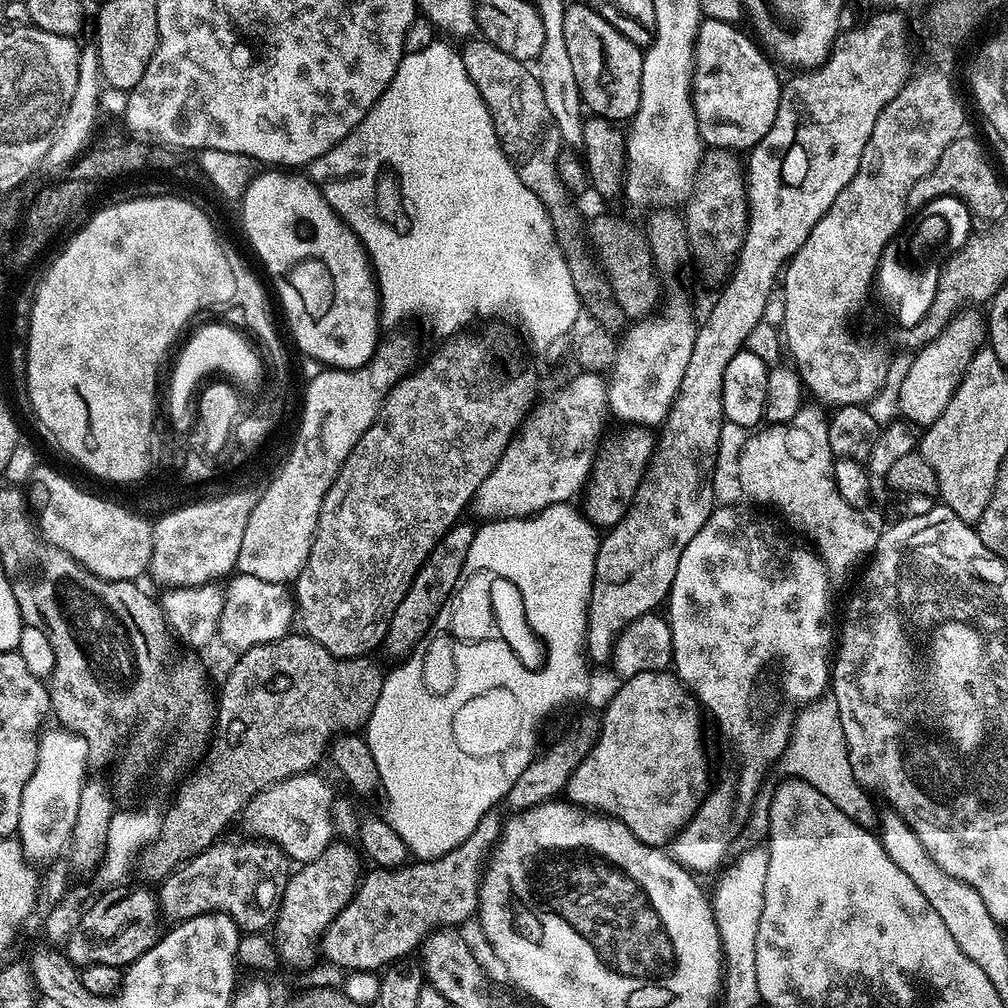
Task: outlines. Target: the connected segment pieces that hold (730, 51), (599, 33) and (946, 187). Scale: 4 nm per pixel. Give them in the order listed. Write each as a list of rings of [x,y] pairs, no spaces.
[[[701,19],[696,35],[696,66],[692,71],[692,105],[700,127],[700,139],[709,149],[731,150],[736,154],[744,154],[758,142],[762,142],[762,138],[770,134],[770,126],[774,126],[782,76],[776,73],[775,66],[760,53],[759,46],[738,29],[736,24]]]
[[[584,2],[567,5],[562,27],[583,107],[591,115],[606,120],[631,121],[642,98],[644,54],[641,45],[630,42],[630,38],[614,30],[614,26],[610,26],[610,22],[602,18],[602,14],[598,14]]]
[[[968,134],[957,136],[954,142],[950,142],[950,146],[946,146],[946,150],[942,150],[942,158],[938,158],[938,166],[934,166],[930,174],[918,178],[918,182],[914,182],[914,186],[908,188],[906,203],[909,209],[922,210],[931,200],[939,196],[957,196],[972,210],[994,203],[996,195],[1000,192],[1002,180],[992,160],[991,162],[988,161],[988,156],[978,141],[971,140]]]

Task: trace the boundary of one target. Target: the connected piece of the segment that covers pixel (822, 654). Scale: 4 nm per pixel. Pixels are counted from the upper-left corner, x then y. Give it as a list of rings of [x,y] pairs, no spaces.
[[[713,507],[710,518],[693,540],[682,550],[682,558],[678,558],[678,574],[674,574],[674,586],[668,591],[666,601],[666,619],[672,635],[672,663],[675,675],[681,684],[688,689],[696,699],[696,703],[710,719],[716,723],[716,740],[720,749],[714,756],[714,783],[705,791],[695,812],[670,840],[670,855],[676,863],[688,869],[693,874],[712,872],[725,863],[724,855],[732,848],[732,843],[747,829],[751,808],[755,798],[765,787],[764,779],[768,771],[781,763],[781,756],[791,742],[791,734],[796,722],[796,715],[807,704],[812,704],[820,696],[825,695],[830,688],[830,677],[834,663],[834,628],[828,625],[828,611],[832,608],[832,584],[828,581],[830,571],[824,561],[811,547],[803,548],[800,544],[791,544],[774,525],[763,520],[756,512],[748,508]]]

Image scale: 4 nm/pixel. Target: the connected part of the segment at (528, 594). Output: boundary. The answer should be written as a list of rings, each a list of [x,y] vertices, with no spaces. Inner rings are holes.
[[[571,503],[556,504],[540,512],[534,513],[532,516],[524,516],[520,519],[489,519],[479,525],[474,536],[474,542],[470,542],[470,550],[466,554],[466,562],[464,563],[465,572],[473,572],[473,570],[482,570],[483,568],[492,568],[492,572],[504,572],[504,579],[508,579],[518,588],[518,594],[522,596],[522,606],[525,607],[526,622],[532,621],[532,596],[584,596],[587,600],[592,593],[592,583],[594,582],[594,562],[596,561],[596,552],[600,548],[600,540],[598,539],[597,529],[592,521],[583,511],[580,512]]]

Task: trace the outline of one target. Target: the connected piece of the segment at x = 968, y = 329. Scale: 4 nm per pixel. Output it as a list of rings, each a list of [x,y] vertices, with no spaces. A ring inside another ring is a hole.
[[[961,314],[955,317],[944,328],[934,342],[919,349],[916,356],[908,364],[904,377],[900,380],[900,389],[896,392],[896,404],[909,425],[927,426],[935,422],[946,410],[954,390],[966,374],[966,366],[970,366],[970,358],[974,356],[986,340],[986,324],[976,314]]]

